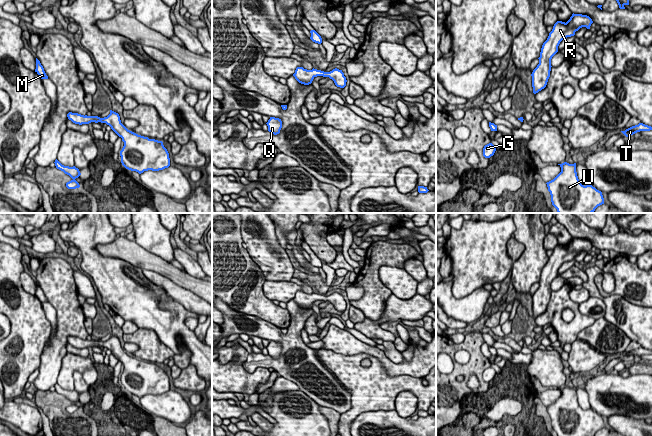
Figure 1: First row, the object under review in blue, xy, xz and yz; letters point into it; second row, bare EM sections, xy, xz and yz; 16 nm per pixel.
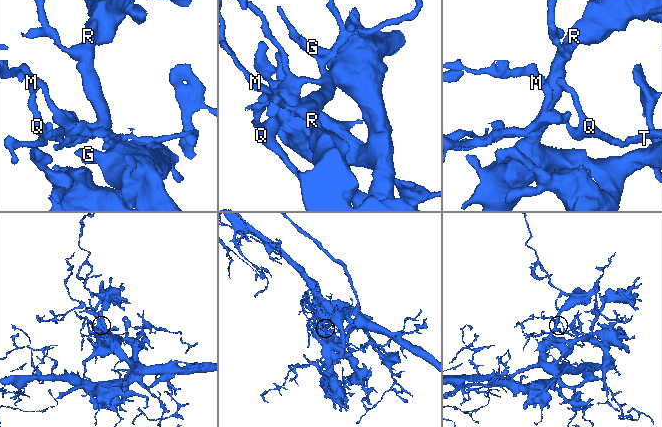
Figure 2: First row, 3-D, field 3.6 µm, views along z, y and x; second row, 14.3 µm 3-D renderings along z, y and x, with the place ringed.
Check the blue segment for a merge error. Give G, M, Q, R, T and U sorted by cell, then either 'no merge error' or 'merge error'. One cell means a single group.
groups G M Q R T U; no merge error

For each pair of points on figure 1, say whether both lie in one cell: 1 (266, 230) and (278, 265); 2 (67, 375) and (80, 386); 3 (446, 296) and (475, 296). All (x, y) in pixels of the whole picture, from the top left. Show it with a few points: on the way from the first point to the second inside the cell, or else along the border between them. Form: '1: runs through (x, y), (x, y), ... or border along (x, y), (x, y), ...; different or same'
1: runs through (266, 239), (266, 252), (270, 256); same
2: border along (77, 370), (73, 375), (74, 389); different
3: runs through (453, 302), (468, 302); same

